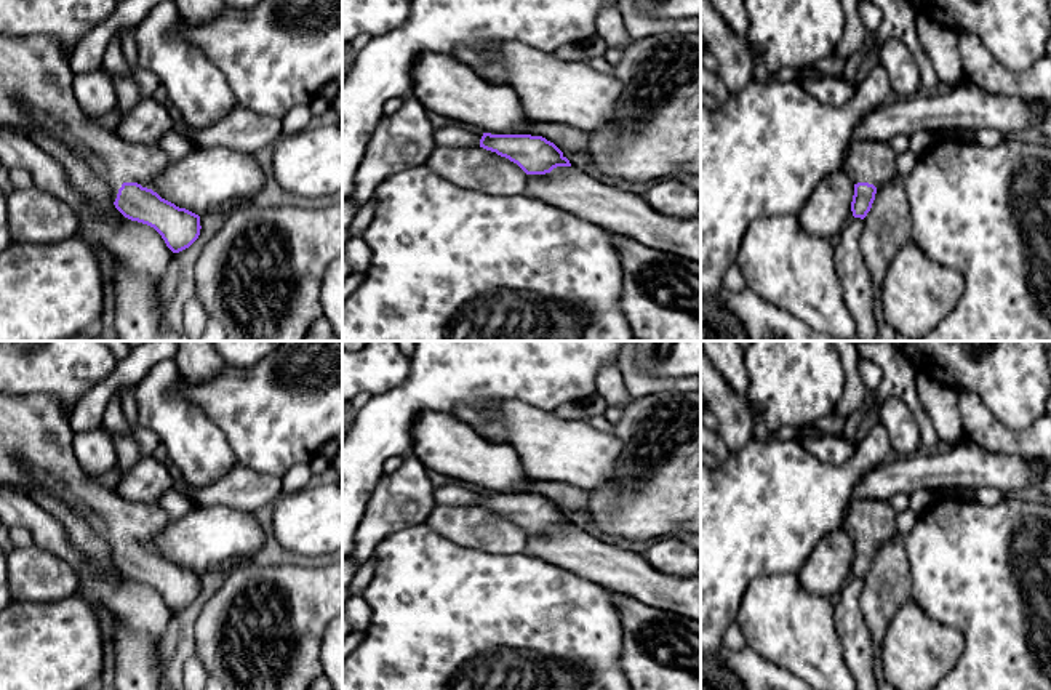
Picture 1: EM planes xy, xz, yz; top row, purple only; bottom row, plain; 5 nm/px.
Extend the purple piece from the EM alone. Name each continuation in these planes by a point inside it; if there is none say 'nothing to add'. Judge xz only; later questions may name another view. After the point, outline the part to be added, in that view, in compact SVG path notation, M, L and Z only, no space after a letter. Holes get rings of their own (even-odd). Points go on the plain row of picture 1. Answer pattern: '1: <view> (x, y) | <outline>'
1: xz (619, 567) | M571 524L528 533L526 552L649 607L701 621L701 575L662 573L632 546L595 538Z

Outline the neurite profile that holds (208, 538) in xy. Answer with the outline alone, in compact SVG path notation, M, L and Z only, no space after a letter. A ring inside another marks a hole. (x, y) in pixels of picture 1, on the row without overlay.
M195 506L189 514L171 520L150 546L162 557L198 575L224 570L256 556L266 541L266 532L253 512L222 506Z

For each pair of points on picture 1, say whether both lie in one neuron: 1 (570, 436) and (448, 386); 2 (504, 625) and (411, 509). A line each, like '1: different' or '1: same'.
1: different
2: different

